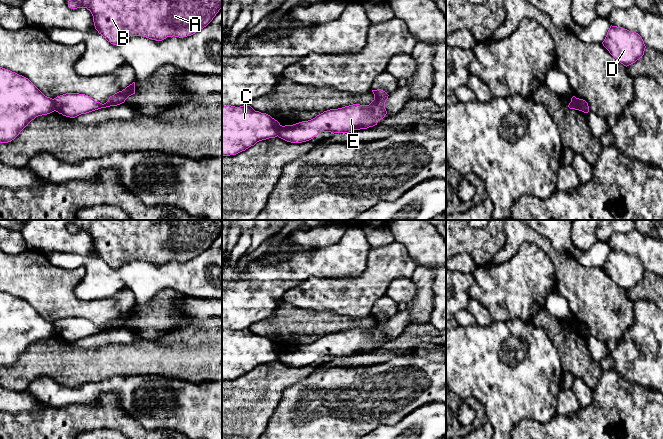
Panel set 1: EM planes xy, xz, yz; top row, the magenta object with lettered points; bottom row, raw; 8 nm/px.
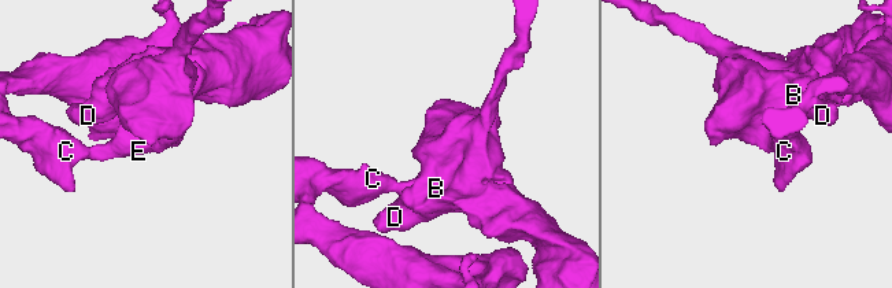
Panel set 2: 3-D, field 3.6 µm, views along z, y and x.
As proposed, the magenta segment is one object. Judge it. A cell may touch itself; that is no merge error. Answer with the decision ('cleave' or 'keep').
cleave

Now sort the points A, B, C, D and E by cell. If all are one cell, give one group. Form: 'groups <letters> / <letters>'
groups A B D E / C

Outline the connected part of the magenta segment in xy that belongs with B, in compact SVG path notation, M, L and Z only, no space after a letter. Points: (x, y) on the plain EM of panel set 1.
M74 220L68 225L68 231L87 232L98 257L111 268L119 269L130 260L143 260L156 265L173 260L191 260L213 244L222 232L222 220Z

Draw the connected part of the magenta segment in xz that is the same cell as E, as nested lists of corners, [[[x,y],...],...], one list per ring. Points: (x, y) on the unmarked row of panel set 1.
[[[381,313],[372,316],[374,324],[369,329],[353,328],[330,333],[308,345],[281,349],[278,361],[287,366],[302,367],[313,363],[320,356],[349,357],[373,351],[387,338],[385,326],[389,319]]]

